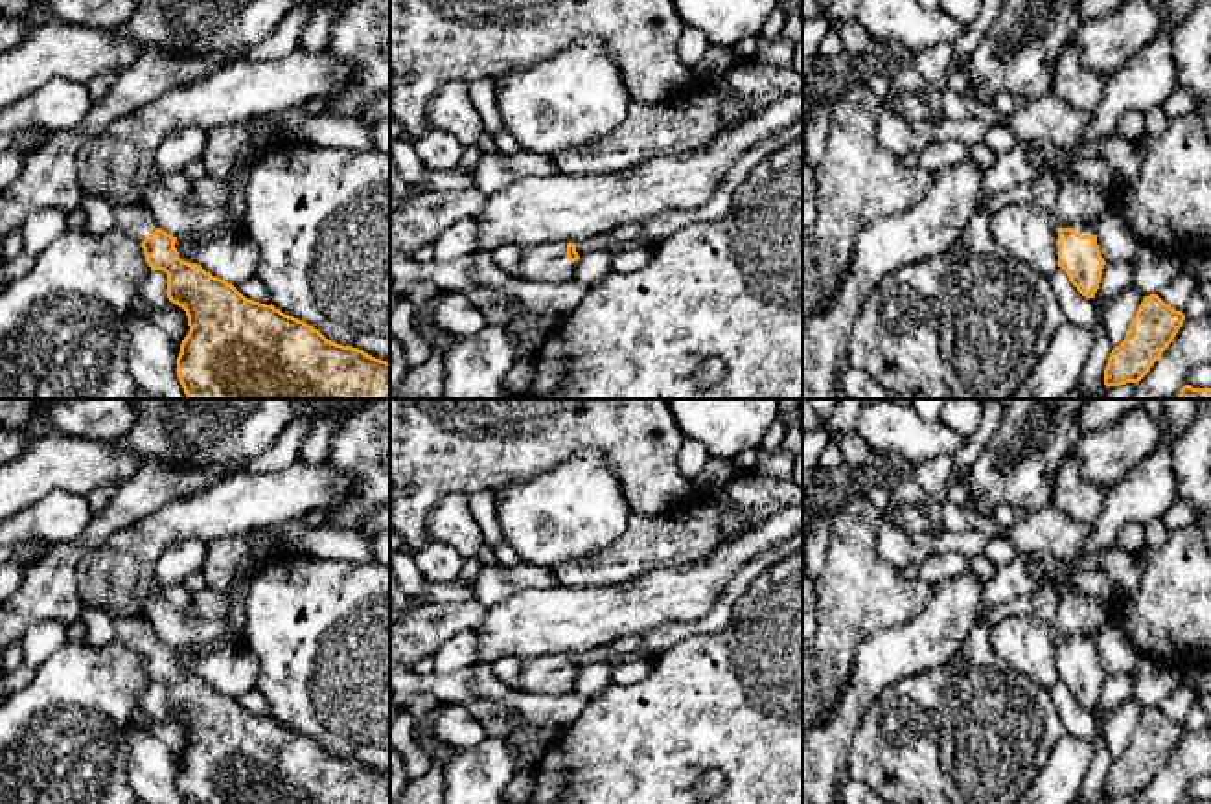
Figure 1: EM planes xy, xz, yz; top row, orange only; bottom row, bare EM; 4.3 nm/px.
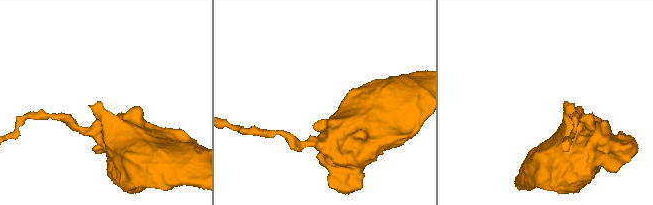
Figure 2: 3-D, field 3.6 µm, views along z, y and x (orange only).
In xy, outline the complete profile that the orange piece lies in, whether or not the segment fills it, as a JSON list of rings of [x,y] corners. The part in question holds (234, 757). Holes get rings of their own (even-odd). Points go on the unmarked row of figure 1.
[[[136,614],[114,618],[114,638],[136,651],[151,683],[167,686],[167,710],[186,723],[190,743],[177,769],[177,789],[184,804],[390,804],[390,775],[359,760],[328,752],[318,741],[289,729],[272,716],[245,710],[232,695],[212,688],[197,675],[179,670],[177,649],[164,644]]]

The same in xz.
[[[548,655],[523,664],[519,692],[536,695],[565,695],[574,692],[580,668],[576,655]]]

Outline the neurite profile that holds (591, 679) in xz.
[[[596,662],[582,668],[576,675],[574,692],[591,699],[613,684],[613,664]]]

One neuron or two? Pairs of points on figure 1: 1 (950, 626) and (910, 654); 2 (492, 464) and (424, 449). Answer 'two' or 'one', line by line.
1: one
2: one

